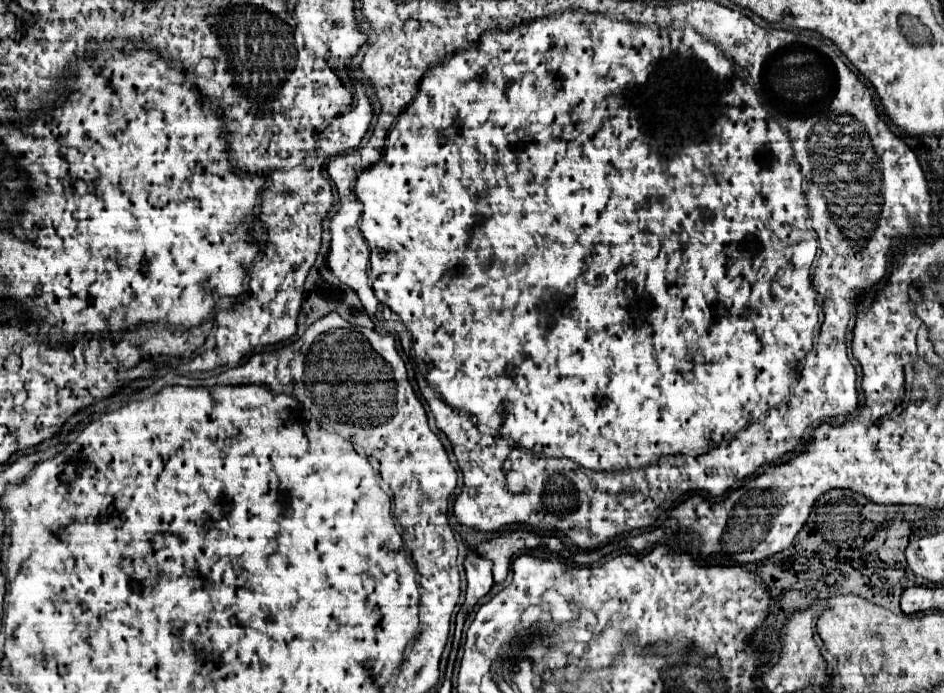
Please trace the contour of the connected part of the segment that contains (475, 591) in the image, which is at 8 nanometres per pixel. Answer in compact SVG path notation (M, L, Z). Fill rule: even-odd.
M468 553L464 559L466 569L466 601L464 605L476 605L484 595L490 593L494 579L492 579L492 567L490 561L478 557L478 553Z

